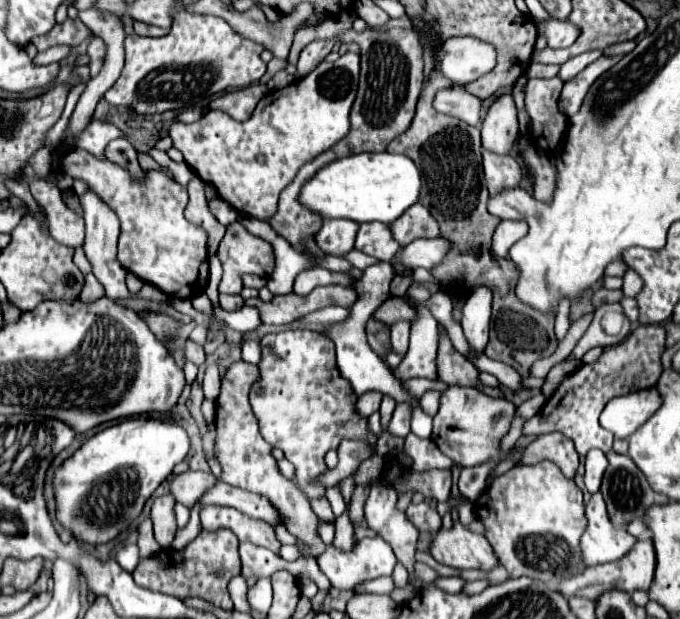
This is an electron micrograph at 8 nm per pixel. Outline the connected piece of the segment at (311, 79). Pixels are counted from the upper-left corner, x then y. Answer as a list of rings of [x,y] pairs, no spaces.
[[[346,52],[336,62],[318,64],[306,78],[292,82],[282,90],[270,90],[256,106],[252,118],[246,122],[232,120],[226,112],[210,110],[198,122],[182,124],[176,122],[170,126],[170,138],[174,146],[184,154],[186,164],[198,172],[198,176],[212,184],[218,196],[236,208],[240,214],[254,218],[272,218],[278,210],[278,194],[294,180],[298,170],[310,162],[314,156],[326,152],[330,146],[346,138],[350,132],[350,108],[356,98],[360,74],[360,56],[356,52]]]

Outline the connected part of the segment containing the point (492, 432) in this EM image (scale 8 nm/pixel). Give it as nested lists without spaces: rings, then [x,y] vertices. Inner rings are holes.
[[[452,384],[440,396],[440,410],[434,416],[432,440],[458,466],[478,466],[478,464],[486,462],[488,458],[504,460],[506,456],[498,454],[498,444],[510,428],[514,410],[516,410],[516,406],[510,400],[490,398],[476,388]]]

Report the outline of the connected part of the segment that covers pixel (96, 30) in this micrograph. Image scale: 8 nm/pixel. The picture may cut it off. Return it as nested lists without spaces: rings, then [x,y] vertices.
[[[92,8],[80,12],[78,16],[80,16],[80,20],[92,30],[92,34],[100,36],[100,38],[106,42],[108,52],[106,52],[106,62],[104,62],[102,72],[100,72],[96,78],[90,78],[90,80],[88,80],[88,86],[86,86],[84,94],[82,94],[80,100],[78,100],[78,106],[76,106],[74,114],[72,114],[72,120],[70,120],[70,126],[68,126],[68,132],[66,132],[66,142],[68,142],[68,144],[72,144],[72,136],[78,134],[78,132],[90,122],[98,100],[100,100],[100,98],[104,96],[104,92],[118,80],[118,76],[120,76],[120,72],[122,72],[122,66],[124,66],[124,30],[122,30],[122,20],[116,18],[116,16],[112,16],[112,14],[92,10]]]

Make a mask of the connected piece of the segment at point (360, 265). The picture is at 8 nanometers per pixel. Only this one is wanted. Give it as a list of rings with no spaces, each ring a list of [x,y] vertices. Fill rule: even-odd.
[[[356,248],[354,250],[350,250],[348,254],[344,254],[342,256],[344,260],[348,260],[354,268],[358,268],[358,270],[364,270],[366,266],[370,266],[370,264],[374,264],[374,262],[378,262],[378,260],[374,260],[372,256],[368,256],[368,254],[364,254],[364,252],[358,252]]]

